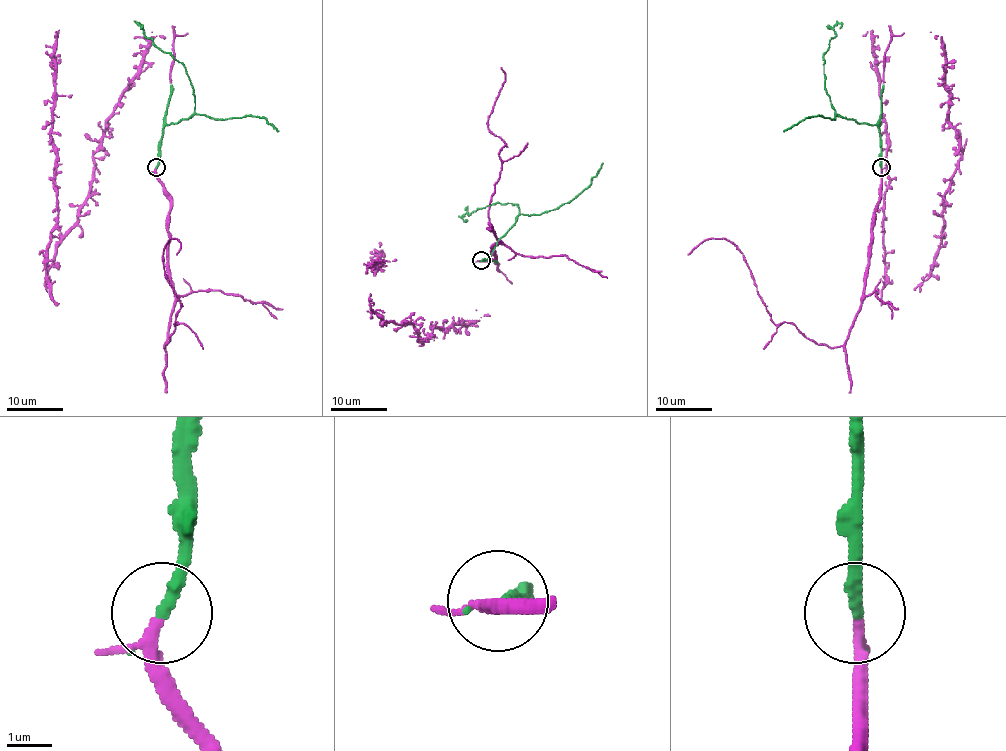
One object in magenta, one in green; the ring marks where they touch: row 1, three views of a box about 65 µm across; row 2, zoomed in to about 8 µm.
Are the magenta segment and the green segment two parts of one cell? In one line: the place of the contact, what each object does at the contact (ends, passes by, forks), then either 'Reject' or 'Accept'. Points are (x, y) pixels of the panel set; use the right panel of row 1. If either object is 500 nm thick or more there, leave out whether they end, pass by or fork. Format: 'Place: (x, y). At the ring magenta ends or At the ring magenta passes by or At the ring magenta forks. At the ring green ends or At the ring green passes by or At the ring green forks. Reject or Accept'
Place: (881, 167). At the ring magenta passes by. At the ring green ends. Accept

